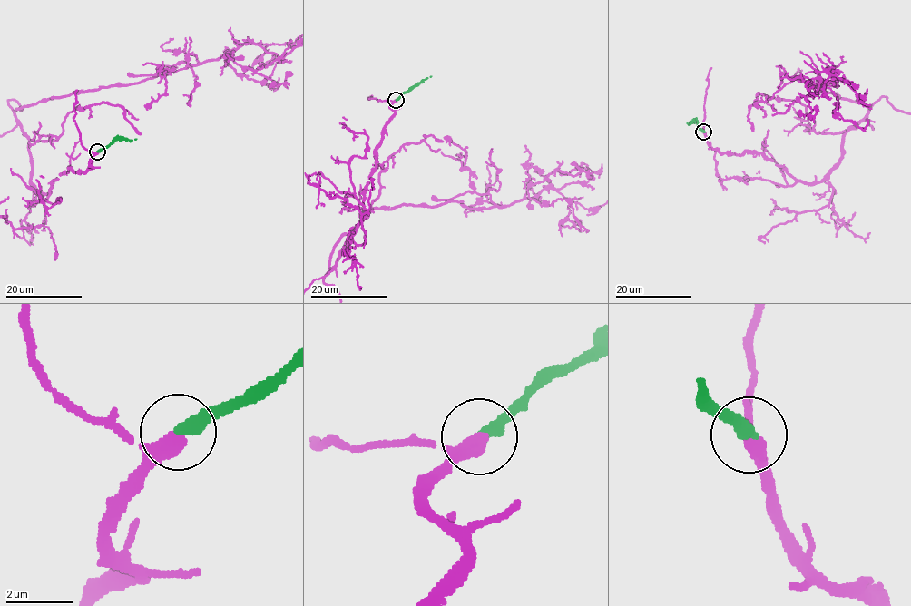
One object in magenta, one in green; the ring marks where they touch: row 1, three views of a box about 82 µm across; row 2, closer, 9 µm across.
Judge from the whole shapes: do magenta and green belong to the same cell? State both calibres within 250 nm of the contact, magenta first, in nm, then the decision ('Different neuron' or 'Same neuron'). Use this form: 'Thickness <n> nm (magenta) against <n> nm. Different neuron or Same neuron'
Thickness 360 nm (magenta) against 380 nm. Same neuron

